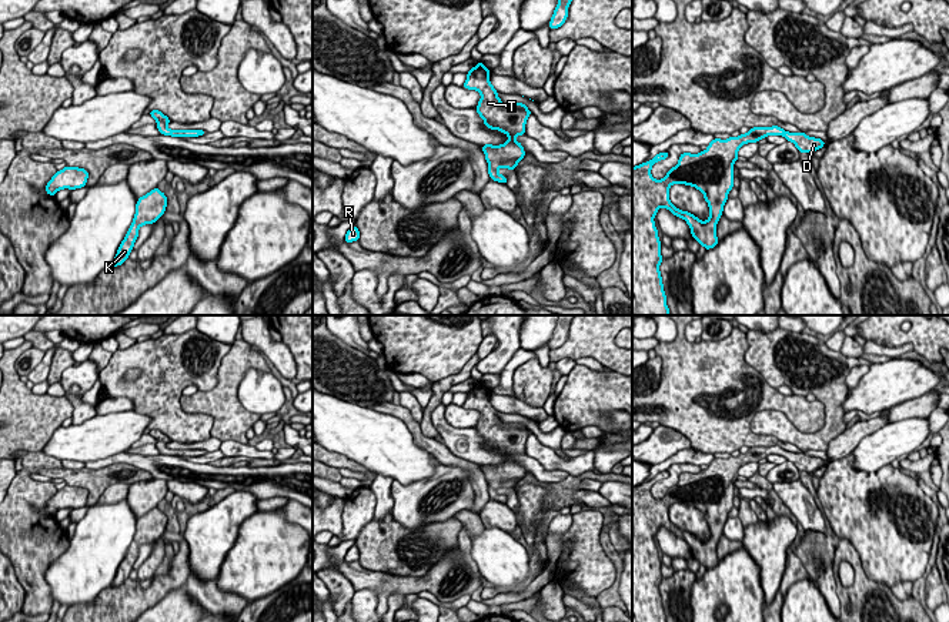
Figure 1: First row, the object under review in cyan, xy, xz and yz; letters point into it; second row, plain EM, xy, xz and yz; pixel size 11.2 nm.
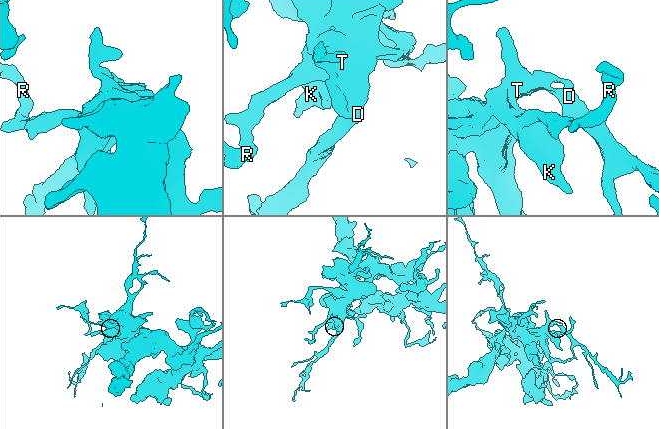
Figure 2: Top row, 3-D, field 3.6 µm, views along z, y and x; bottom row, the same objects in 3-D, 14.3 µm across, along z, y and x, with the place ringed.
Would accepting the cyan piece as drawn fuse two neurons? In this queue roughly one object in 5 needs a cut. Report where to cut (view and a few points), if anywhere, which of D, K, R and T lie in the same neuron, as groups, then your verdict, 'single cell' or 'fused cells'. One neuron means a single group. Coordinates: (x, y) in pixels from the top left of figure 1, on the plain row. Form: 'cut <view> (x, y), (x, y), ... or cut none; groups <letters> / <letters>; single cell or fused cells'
cut none; groups D K R T; single cell

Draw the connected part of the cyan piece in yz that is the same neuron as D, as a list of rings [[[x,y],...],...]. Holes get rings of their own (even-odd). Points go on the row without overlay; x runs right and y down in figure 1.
[[[779,445],[753,447],[746,454],[726,459],[714,458],[708,468],[698,472],[682,472],[678,484],[668,489],[662,499],[651,494],[652,485],[668,478],[668,471],[656,474],[648,482],[632,486],[632,622],[666,622],[659,585],[661,561],[654,538],[661,526],[686,541],[692,556],[705,569],[718,565],[716,544],[722,535],[729,511],[734,508],[734,482],[738,469],[748,462],[758,462],[768,455],[783,455],[799,472],[815,472],[826,462],[805,452],[789,452]],[[685,504],[704,514],[709,538],[699,539],[676,528],[669,519],[669,506]]]

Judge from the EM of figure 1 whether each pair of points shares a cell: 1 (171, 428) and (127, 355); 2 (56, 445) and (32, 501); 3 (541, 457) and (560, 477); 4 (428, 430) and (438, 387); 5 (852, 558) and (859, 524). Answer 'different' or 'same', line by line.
1: same
2: different
3: different
4: same
5: different

